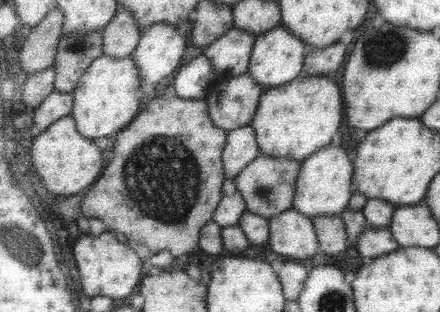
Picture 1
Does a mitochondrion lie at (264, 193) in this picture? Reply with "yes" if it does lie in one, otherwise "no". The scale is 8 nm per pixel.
yes

